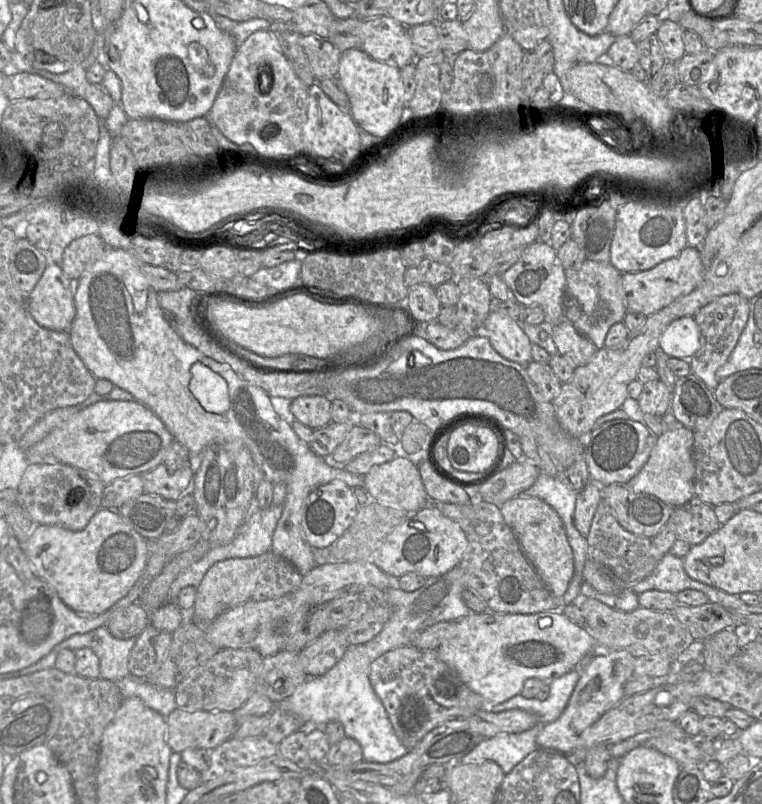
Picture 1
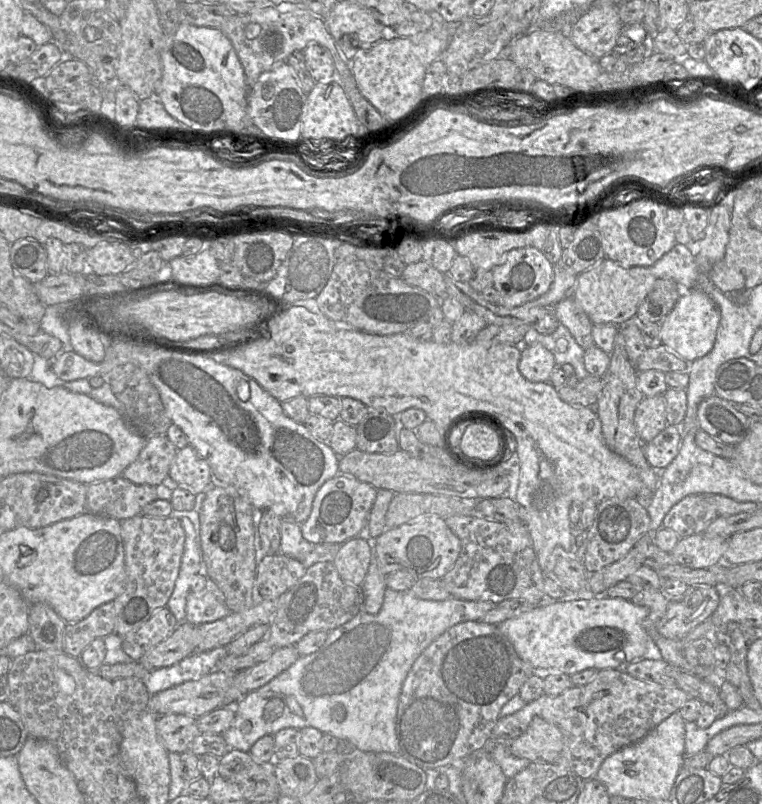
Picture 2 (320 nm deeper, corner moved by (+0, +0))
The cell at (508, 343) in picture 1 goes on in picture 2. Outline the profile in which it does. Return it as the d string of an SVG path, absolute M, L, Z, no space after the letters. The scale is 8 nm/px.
M540 343L521 345L519 371L531 382L549 381L557 366L554 355Z

